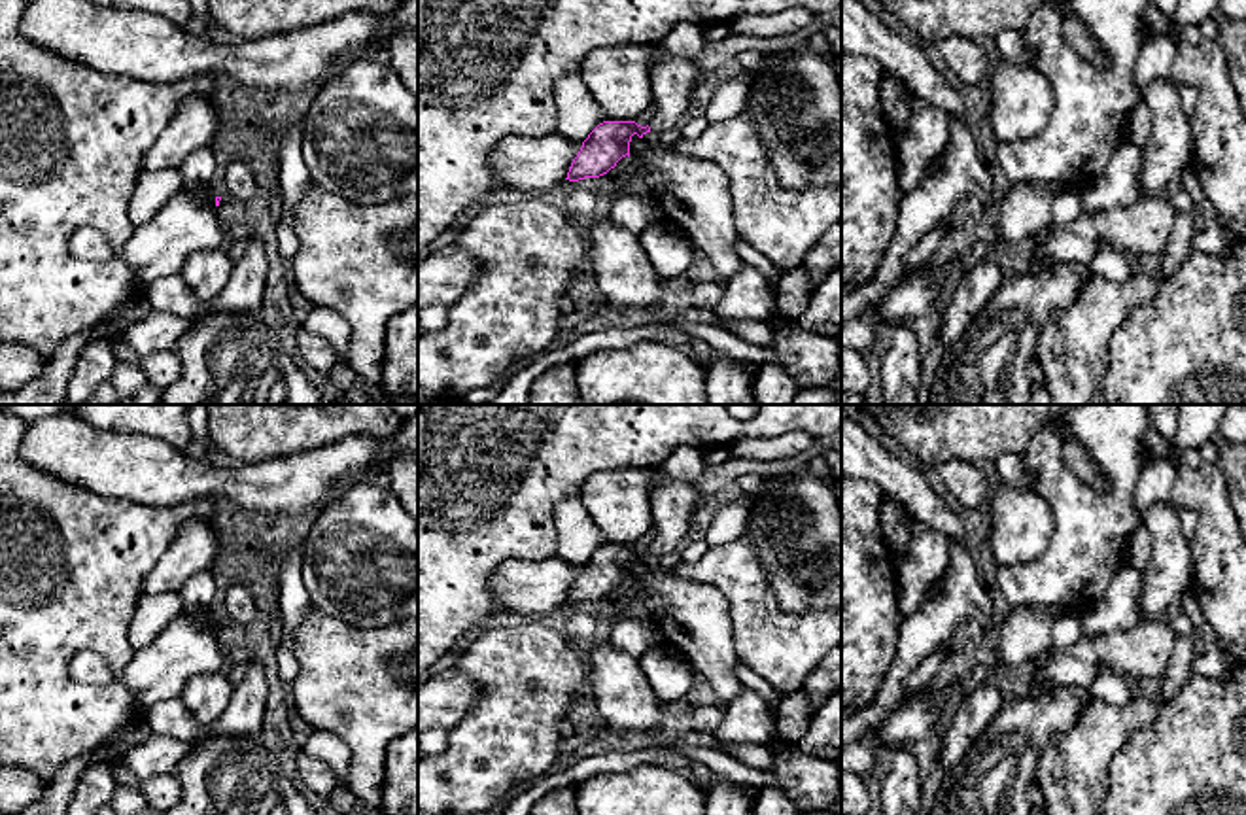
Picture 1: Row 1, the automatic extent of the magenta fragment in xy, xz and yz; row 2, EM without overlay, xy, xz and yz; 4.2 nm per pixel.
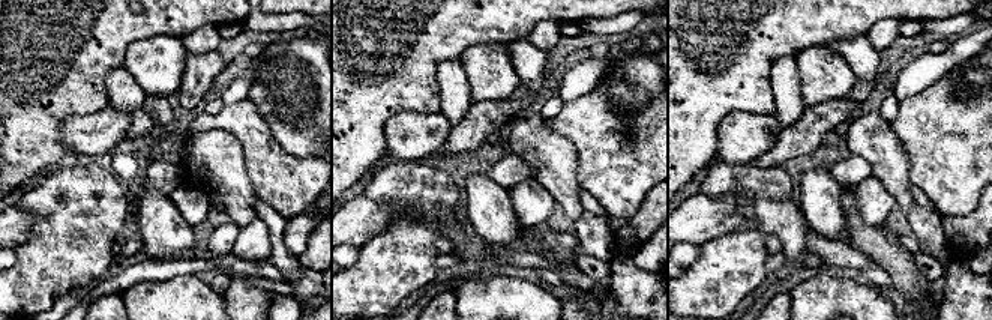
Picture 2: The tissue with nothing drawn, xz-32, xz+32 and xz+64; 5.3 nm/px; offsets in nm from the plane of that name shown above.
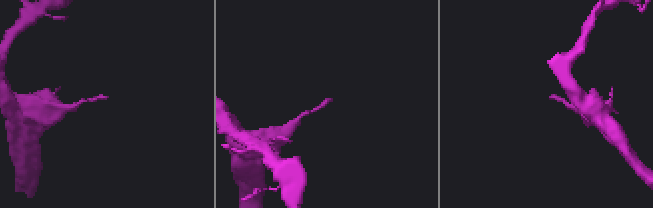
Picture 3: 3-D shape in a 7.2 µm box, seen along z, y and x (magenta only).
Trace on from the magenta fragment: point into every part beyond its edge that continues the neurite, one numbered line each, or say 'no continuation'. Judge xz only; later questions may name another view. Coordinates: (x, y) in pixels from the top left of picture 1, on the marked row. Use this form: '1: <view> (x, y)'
1: xz (672, 78)

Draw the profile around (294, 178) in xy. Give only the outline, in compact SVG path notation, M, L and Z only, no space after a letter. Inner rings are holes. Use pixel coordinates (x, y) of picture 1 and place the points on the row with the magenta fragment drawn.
M289 125L278 134L278 183L284 193L282 217L276 225L278 251L289 263L299 248L291 208L310 185L310 174L301 153L303 127Z

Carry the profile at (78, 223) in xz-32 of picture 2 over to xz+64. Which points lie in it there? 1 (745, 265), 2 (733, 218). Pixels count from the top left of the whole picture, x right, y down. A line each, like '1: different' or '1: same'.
1: same
2: different

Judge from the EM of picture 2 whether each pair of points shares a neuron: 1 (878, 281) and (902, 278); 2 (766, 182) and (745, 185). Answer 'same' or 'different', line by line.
1: different
2: same

